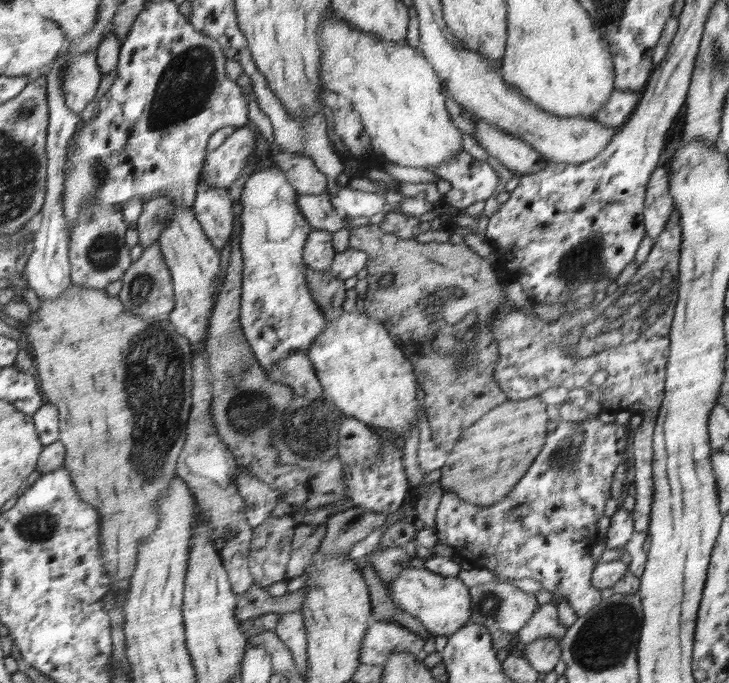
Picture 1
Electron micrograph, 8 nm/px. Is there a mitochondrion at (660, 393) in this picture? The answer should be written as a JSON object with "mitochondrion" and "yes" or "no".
{"mitochondrion":"no"}

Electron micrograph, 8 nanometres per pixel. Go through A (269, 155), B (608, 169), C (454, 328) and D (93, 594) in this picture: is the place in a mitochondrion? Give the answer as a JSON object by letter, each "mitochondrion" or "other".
{"A":"other","B":"other","C":"mitochondrion","D":"other"}

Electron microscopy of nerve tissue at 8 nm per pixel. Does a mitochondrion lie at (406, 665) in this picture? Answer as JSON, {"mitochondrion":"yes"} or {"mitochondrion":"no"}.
{"mitochondrion":"no"}

